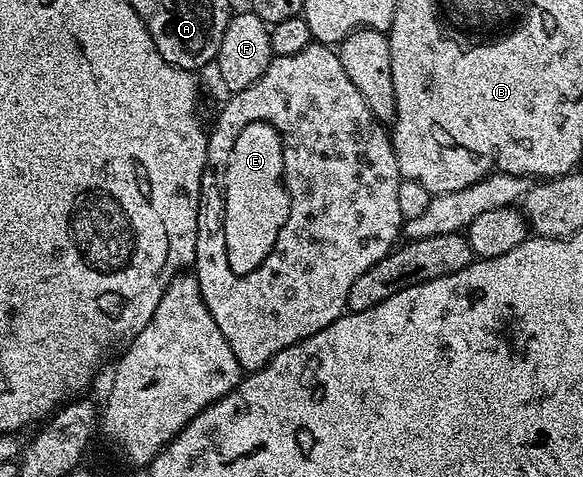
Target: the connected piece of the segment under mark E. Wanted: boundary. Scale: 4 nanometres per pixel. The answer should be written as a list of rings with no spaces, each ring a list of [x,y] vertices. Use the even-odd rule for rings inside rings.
[[[249,123],[246,130],[242,130],[236,145],[233,147],[230,161],[228,161],[227,182],[224,184],[226,198],[227,243],[231,265],[238,272],[255,268],[263,258],[265,252],[271,250],[273,240],[273,225],[271,229],[271,200],[286,200],[287,189],[284,188],[283,178],[284,149],[280,133],[271,124]]]

